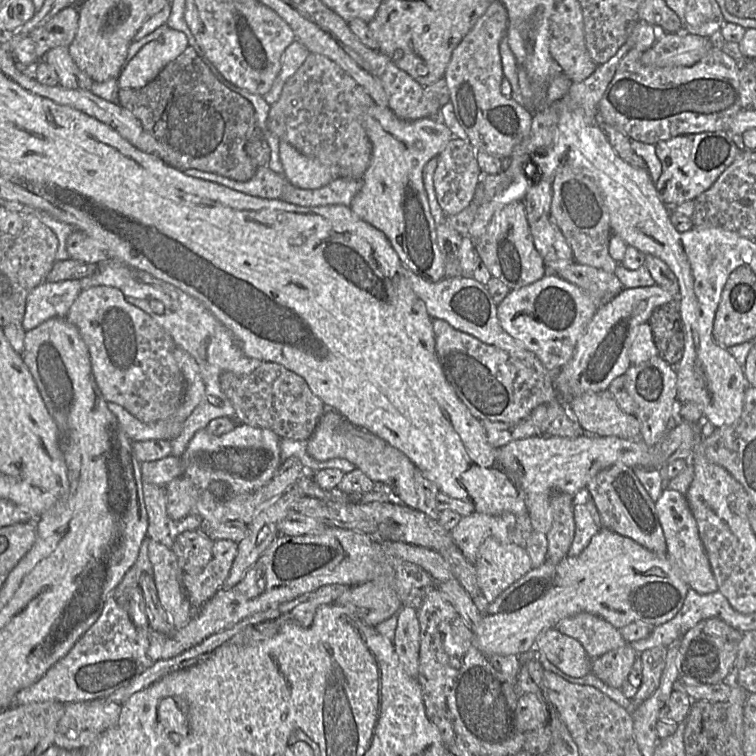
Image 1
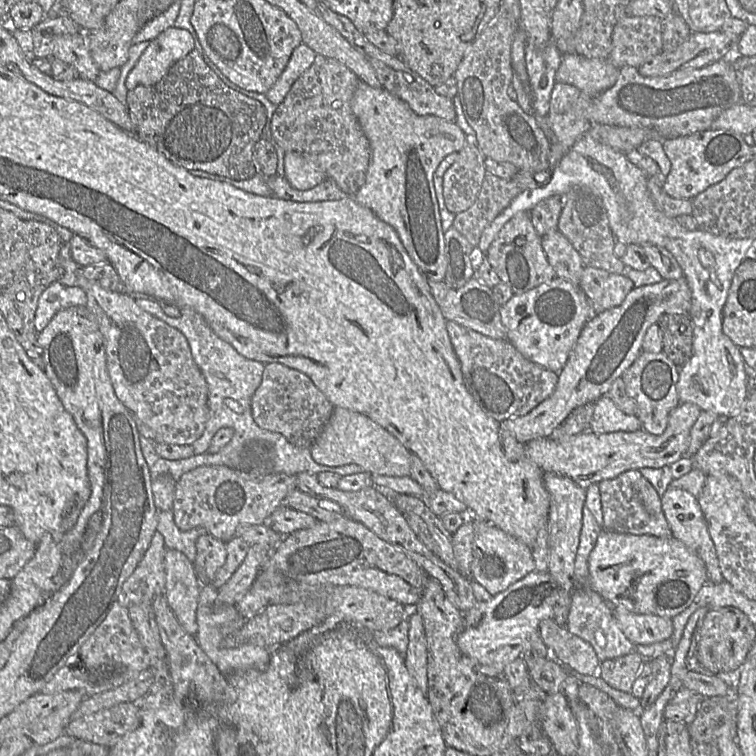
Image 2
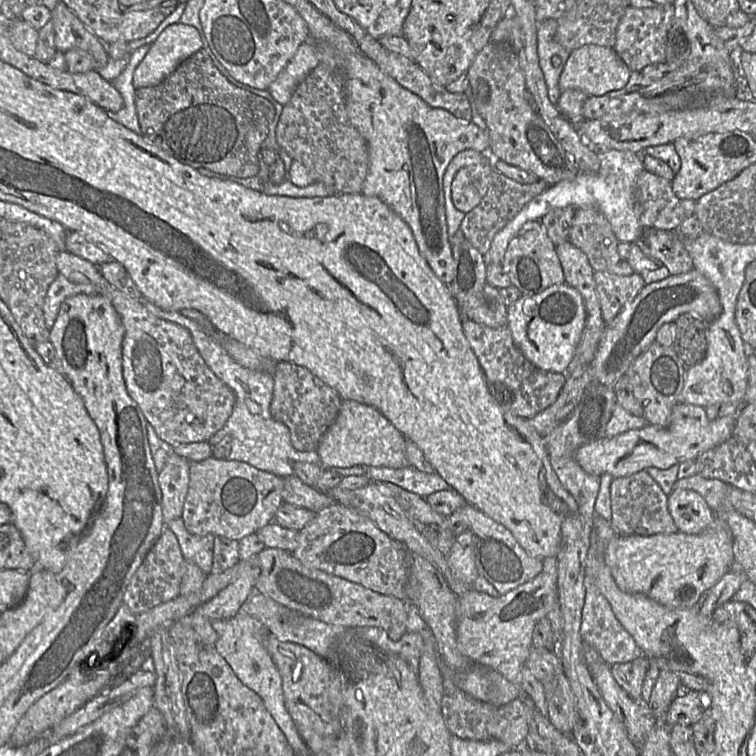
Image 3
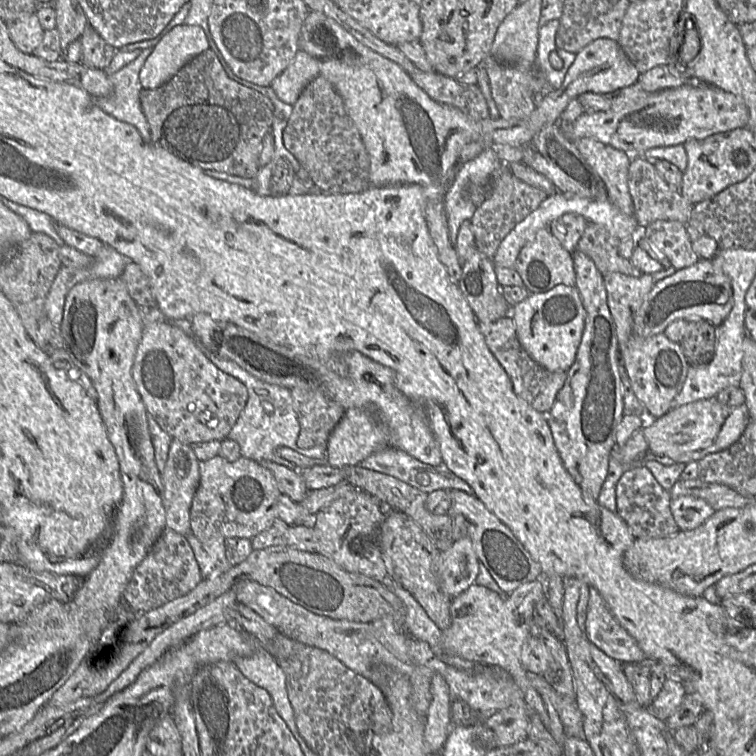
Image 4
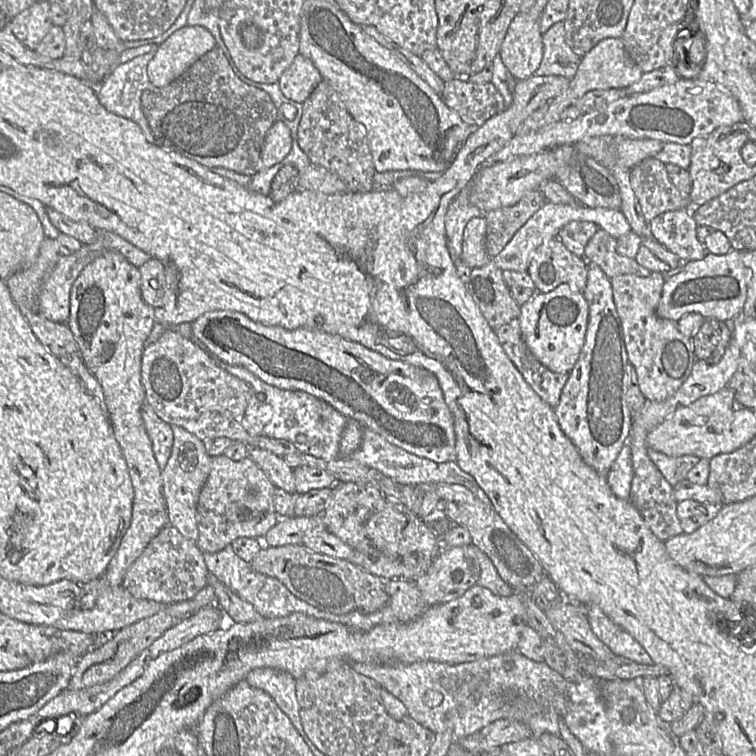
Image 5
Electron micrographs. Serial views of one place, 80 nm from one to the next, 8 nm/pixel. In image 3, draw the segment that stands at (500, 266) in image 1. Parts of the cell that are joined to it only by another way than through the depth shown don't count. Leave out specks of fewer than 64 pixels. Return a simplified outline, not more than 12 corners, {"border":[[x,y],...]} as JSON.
{"border":[[528,221],[500,265],[522,295],[565,283],[556,245]]}

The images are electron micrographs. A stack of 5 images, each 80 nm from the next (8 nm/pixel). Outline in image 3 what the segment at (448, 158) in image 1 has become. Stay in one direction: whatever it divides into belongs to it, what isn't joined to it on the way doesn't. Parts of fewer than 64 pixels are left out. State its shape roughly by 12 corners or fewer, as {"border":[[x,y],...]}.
{"border":[[490,162],[463,167],[451,196],[466,214],[481,202],[493,171]]}

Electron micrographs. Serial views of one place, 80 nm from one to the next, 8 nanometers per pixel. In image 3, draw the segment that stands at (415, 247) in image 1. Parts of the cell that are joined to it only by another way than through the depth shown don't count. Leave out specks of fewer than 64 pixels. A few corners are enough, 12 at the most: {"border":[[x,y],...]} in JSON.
{"border":[[308,39],[343,77],[368,146],[361,194],[410,227],[455,276],[443,177],[487,131],[386,75],[363,53]]}

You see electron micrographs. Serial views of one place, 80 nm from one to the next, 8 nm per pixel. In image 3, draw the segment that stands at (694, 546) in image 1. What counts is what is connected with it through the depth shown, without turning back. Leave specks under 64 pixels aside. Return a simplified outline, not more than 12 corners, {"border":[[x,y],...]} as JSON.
{"border":[[700,494],[668,495],[678,531],[701,533],[716,516]]}

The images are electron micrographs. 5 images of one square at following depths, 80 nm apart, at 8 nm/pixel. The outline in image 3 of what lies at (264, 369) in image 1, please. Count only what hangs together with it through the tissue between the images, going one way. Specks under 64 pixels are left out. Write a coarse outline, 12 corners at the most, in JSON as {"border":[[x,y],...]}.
{"border":[[278,362],[271,416],[315,451],[343,399],[308,369]]}

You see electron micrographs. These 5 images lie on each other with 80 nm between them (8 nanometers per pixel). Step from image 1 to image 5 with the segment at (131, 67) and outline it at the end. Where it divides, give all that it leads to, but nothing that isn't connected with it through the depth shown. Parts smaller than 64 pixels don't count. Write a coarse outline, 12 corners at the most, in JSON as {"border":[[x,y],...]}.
{"border":[[181,27],[148,63],[167,86],[215,46],[205,27]]}

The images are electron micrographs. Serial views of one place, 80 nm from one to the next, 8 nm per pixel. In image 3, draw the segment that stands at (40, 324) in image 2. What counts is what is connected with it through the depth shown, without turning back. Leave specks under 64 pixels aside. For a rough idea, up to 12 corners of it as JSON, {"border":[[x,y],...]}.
{"border":[[58,274],[50,284],[43,304],[50,329],[62,302],[78,294],[94,294],[88,284],[70,282]]}

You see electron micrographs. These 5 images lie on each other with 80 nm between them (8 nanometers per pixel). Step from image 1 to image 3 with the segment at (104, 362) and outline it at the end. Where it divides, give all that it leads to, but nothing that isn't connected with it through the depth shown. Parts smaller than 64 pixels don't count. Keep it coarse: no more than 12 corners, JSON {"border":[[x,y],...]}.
{"border":[[58,252],[58,274],[109,299],[126,388],[160,439],[208,441],[234,392],[184,327]]}

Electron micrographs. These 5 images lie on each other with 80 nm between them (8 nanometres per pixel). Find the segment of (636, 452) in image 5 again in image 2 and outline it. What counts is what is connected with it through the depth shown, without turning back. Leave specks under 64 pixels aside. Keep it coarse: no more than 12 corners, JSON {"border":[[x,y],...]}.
{"border":[[639,470],[597,485],[603,529],[672,537]]}

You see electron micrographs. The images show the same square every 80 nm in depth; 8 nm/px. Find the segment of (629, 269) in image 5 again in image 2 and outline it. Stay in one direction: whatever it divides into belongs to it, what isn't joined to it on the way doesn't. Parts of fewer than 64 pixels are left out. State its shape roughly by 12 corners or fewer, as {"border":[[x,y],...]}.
{"border":[[561,195],[558,230],[584,266],[623,274],[601,198]]}

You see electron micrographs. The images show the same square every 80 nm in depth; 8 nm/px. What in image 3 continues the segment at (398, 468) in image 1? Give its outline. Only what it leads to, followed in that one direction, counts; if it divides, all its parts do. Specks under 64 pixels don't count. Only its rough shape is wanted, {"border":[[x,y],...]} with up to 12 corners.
{"border":[[343,400],[322,465],[398,469],[406,441],[378,409]]}

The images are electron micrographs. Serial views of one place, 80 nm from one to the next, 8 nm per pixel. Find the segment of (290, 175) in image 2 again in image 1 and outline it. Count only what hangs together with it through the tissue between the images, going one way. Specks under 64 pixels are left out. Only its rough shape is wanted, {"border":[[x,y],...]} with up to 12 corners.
{"border":[[282,140],[283,175],[297,188],[318,189],[339,178],[330,166]]}

